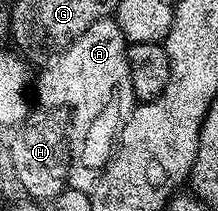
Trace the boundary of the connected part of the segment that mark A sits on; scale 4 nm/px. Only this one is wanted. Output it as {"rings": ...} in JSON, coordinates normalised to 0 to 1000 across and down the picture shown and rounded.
{"rings":[[[514,81],[463,85],[450,104],[417,114],[408,133],[376,166],[358,171],[339,199],[303,223],[280,251],[220,299],[225,318],[193,341],[188,355],[165,355],[161,370],[161,464],[170,464],[193,507],[206,512],[294,512],[307,526],[307,611],[317,621],[317,701],[326,716],[326,787],[344,810],[349,877],[372,891],[404,886],[431,858],[440,829],[459,825],[482,801],[482,782],[500,773],[500,754],[528,706],[537,640],[555,611],[555,583],[573,573],[587,540],[610,526],[619,469],[610,455],[610,422],[601,417],[601,322],[583,322],[583,185],[573,161],[546,133],[546,114]]]}

